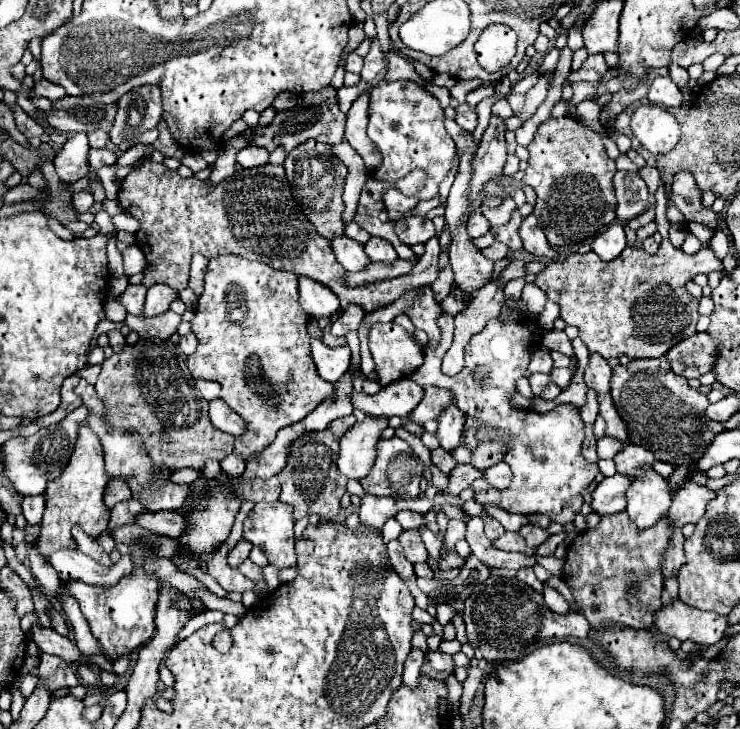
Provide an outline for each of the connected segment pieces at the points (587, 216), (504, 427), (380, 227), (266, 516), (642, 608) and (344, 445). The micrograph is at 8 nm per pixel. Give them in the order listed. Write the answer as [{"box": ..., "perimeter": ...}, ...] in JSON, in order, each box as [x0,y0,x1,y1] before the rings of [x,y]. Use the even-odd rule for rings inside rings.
[{"box":[523,117,617,247],"perimeter":[[[575,117],[547,119],[537,127],[527,149],[531,157],[523,183],[531,185],[537,193],[533,215],[539,219],[549,245],[563,247],[593,239],[617,219],[617,199],[611,181],[617,169],[615,161],[607,157],[599,133]]]},{"box":[411,317,599,523],"perimeter":[[[495,317],[493,321],[487,323],[485,331],[477,333],[471,337],[471,341],[465,347],[465,367],[459,375],[455,377],[447,377],[441,373],[441,359],[443,353],[441,349],[423,349],[423,365],[415,371],[415,375],[411,373],[411,381],[419,383],[423,381],[425,385],[435,385],[435,387],[443,387],[443,389],[451,389],[455,393],[455,405],[459,409],[463,409],[463,413],[467,413],[467,425],[463,431],[463,441],[459,445],[459,449],[455,449],[453,457],[459,463],[471,463],[475,465],[479,471],[485,471],[487,467],[505,461],[511,467],[513,473],[513,485],[509,485],[507,489],[493,489],[485,479],[477,479],[473,483],[473,489],[477,491],[475,501],[479,503],[491,503],[497,505],[509,513],[519,513],[519,515],[533,515],[533,513],[543,513],[547,515],[553,523],[571,523],[573,517],[579,513],[581,505],[583,505],[583,497],[581,491],[587,489],[593,481],[595,475],[599,473],[599,467],[595,465],[595,469],[587,467],[589,463],[581,457],[581,443],[583,443],[583,423],[579,419],[579,413],[573,405],[559,405],[549,413],[535,413],[535,411],[523,411],[523,409],[513,409],[509,405],[509,397],[511,393],[515,393],[515,383],[519,377],[523,377],[527,373],[527,365],[529,365],[529,355],[531,355],[531,345],[539,341],[539,329],[537,325],[527,325],[527,321],[511,321],[501,325],[499,317]]]},{"box":[355,175,415,258],"perimeter":[[[369,175],[369,179],[367,179],[363,191],[361,191],[355,221],[367,233],[390,241],[399,258],[413,258],[415,255],[411,247],[401,243],[395,233],[395,229],[393,229],[393,223],[391,223],[391,219],[387,215],[387,209],[385,209],[385,203],[383,203],[383,191],[387,187],[389,187],[387,181],[377,181],[377,179],[373,179],[373,175]]]},{"box":[243,501,295,569],"perimeter":[[[277,501],[275,505],[271,503],[257,503],[249,517],[245,519],[243,525],[243,537],[247,541],[251,541],[253,545],[261,547],[269,559],[269,565],[283,569],[283,567],[293,567],[295,565],[295,535],[293,535],[293,527],[295,527],[295,519],[293,519],[293,509],[281,501]]]},{"box":[563,511,673,629],"perimeter":[[[623,511],[603,517],[595,529],[575,537],[567,549],[563,579],[591,627],[599,627],[609,619],[635,629],[647,629],[653,625],[653,613],[655,609],[661,609],[661,563],[671,535],[673,523],[667,515],[649,529],[637,529]]]},{"box":[337,415,387,479],"perimeter":[[[367,415],[361,423],[355,423],[341,441],[341,451],[337,459],[339,473],[355,479],[365,477],[371,471],[375,449],[385,427],[387,419],[373,415]]]}]

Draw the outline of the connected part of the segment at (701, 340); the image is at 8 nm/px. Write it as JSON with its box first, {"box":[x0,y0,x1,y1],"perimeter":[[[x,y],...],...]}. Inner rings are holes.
{"box":[667,333,715,379],"perimeter":[[[695,333],[693,337],[683,339],[667,351],[673,373],[685,379],[697,379],[703,373],[711,371],[715,363],[715,341],[707,333]]]}

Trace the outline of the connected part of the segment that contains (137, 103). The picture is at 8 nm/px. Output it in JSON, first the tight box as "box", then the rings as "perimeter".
{"box":[109,85,161,151],"perimeter":[[[145,85],[119,99],[115,125],[109,131],[109,139],[115,147],[127,151],[139,143],[139,137],[145,131],[155,129],[159,121],[161,121],[159,87]]]}

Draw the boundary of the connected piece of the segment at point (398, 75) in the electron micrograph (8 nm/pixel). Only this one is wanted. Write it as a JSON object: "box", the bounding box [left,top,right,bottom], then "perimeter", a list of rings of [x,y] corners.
{"box":[385,53,425,87],"perimeter":[[[387,53],[387,59],[389,59],[389,71],[387,71],[385,79],[389,79],[389,81],[411,79],[411,81],[419,83],[421,87],[425,87],[425,79],[415,71],[415,67],[407,59],[403,59],[403,57],[395,55],[395,53]]]}

